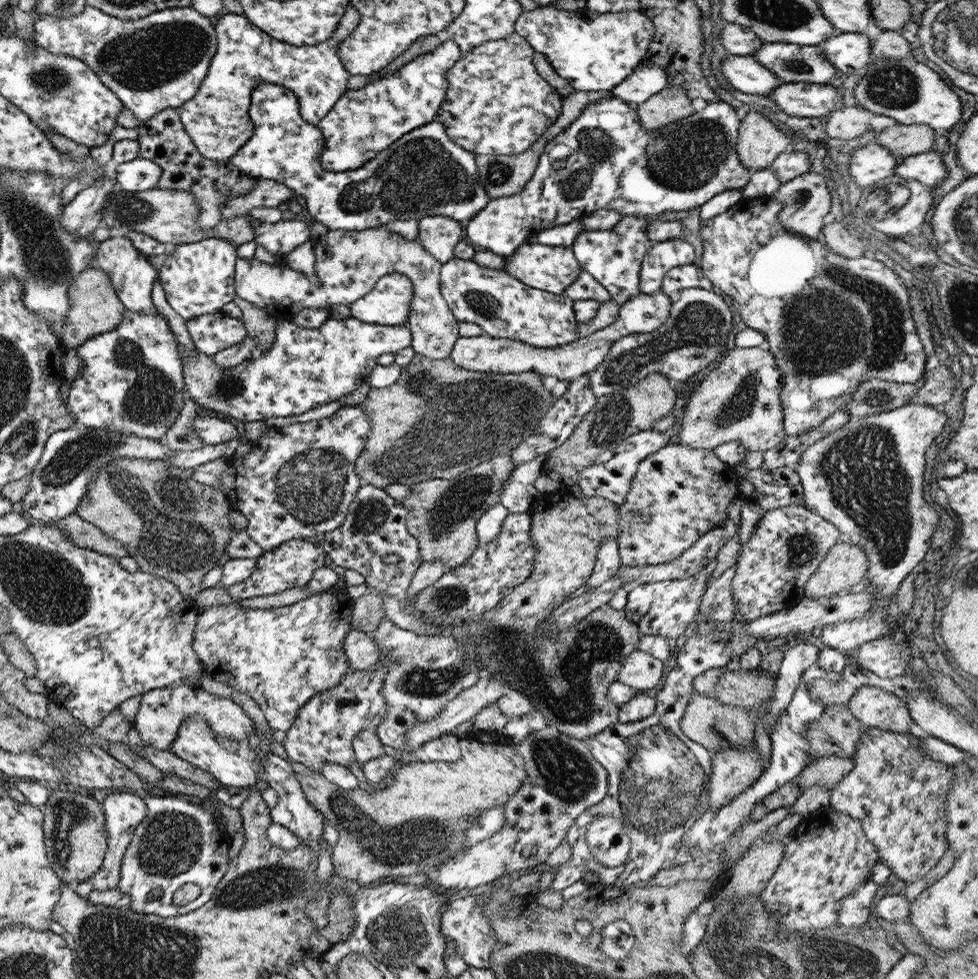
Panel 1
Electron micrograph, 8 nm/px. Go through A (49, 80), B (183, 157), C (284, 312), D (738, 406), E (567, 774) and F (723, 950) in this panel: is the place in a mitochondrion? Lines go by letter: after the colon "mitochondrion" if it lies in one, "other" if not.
A: mitochondrion
B: other
C: other
D: mitochondrion
E: mitochondrion
F: mitochondrion

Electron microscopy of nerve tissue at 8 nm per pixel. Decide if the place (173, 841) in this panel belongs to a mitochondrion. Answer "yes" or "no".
yes

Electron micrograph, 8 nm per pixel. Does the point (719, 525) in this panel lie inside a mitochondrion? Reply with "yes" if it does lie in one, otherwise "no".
no

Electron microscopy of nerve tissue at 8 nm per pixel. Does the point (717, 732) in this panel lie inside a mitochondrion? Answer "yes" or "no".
yes

